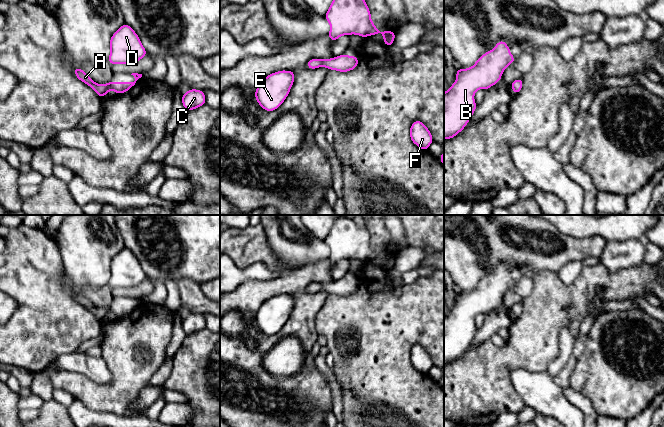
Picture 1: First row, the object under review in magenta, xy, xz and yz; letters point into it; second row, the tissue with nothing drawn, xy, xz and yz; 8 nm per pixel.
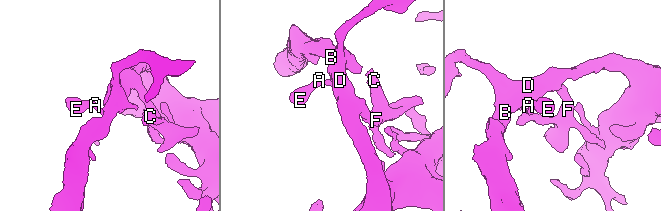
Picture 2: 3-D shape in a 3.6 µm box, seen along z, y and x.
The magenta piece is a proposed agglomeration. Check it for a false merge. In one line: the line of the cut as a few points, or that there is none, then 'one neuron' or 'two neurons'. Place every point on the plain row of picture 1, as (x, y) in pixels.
no cut; one neuron

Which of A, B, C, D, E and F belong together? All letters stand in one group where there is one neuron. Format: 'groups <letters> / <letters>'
groups A B C D E F

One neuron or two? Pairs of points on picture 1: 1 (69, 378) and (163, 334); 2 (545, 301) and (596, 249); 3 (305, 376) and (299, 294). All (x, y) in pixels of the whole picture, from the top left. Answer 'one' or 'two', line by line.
1: one
2: two
3: one

